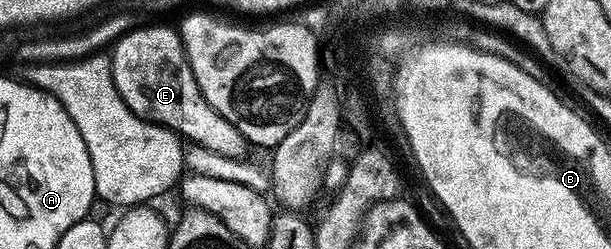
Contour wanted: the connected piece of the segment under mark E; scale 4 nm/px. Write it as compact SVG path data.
M148 25L145 29L133 27L127 34L120 38L111 46L110 56L112 58L112 74L114 75L114 85L118 87L118 95L138 115L147 121L154 121L158 125L165 125L173 133L181 138L187 139L193 145L201 145L210 151L218 151L218 155L227 157L247 158L250 152L248 141L210 103L206 103L206 95L198 87L198 79L194 79L194 71L188 62L188 56L184 50L184 44L180 38L179 32L175 28L167 29L164 25Z

